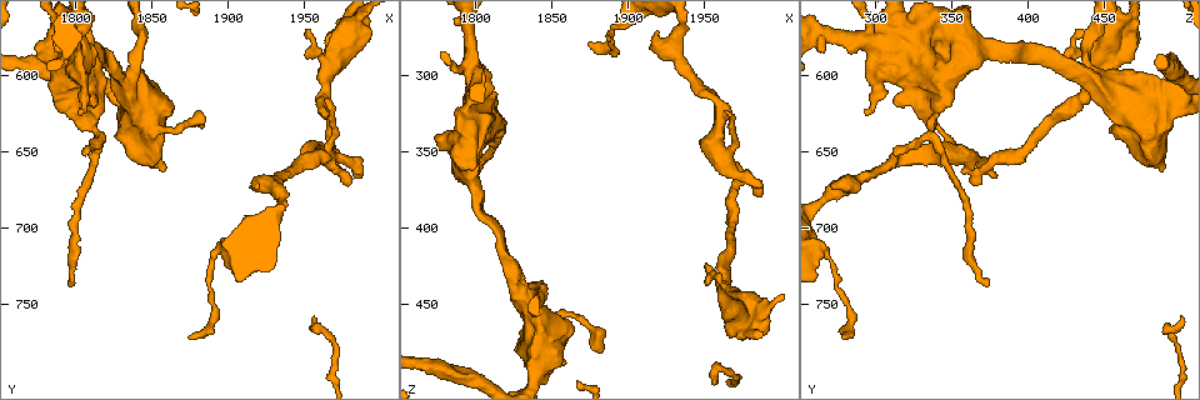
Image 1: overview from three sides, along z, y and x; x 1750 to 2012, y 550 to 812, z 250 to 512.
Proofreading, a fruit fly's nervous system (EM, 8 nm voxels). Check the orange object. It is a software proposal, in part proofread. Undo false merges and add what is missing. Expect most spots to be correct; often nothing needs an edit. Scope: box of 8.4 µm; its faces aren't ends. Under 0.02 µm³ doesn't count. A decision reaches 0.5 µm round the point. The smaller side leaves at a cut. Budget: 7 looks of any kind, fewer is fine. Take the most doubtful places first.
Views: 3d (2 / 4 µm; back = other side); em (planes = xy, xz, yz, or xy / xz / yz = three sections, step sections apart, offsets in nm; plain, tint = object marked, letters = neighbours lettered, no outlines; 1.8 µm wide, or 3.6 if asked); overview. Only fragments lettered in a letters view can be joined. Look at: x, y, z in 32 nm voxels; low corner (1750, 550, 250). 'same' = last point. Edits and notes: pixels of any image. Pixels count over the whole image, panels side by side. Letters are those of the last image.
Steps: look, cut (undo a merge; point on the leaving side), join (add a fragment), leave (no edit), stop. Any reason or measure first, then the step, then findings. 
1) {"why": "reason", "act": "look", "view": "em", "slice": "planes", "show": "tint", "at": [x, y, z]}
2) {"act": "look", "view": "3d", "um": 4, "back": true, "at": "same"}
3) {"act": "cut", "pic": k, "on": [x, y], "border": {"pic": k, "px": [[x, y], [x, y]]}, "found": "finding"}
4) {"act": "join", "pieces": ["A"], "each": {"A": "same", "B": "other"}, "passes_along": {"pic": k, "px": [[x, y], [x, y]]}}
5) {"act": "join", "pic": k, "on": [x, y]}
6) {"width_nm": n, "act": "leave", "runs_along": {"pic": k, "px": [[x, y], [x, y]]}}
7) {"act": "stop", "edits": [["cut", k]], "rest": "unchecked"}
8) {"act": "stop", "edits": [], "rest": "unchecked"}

{"why": "small branch off a trunk", "act": "look", "view": "3d", "um": 4, "at": [1800, 578, 304]}

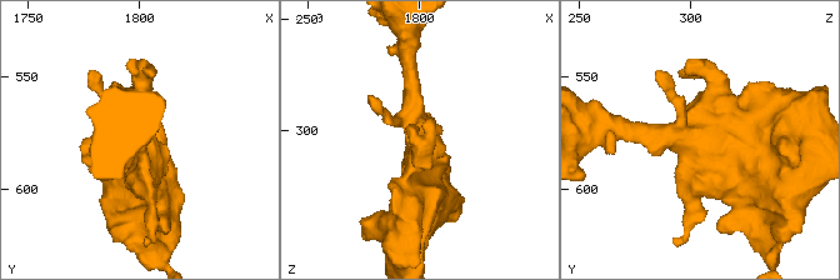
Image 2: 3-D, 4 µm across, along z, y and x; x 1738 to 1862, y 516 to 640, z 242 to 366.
{"why": "now the EM", "act": "look", "view": "em", "slice": "planes", "show": "letters", "at": "same"}

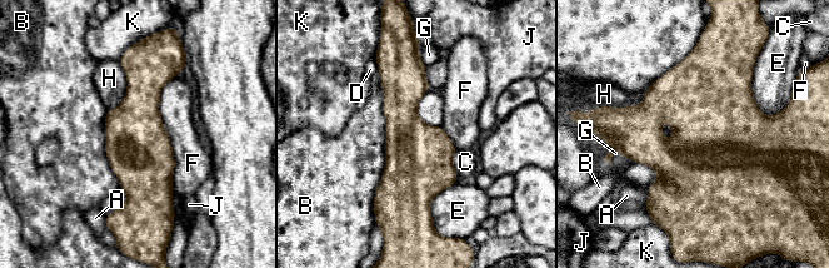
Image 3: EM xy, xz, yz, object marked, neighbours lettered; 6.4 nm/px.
{"act": "leave", "each": {"A": "other", "B": "other", "C": "other", "D": "other", "E": "other", "F": "other", "G": "other", "H": "other", "J": "other", "K": "other"}, "border": {"pic": 3, "px": [[429, 88], [417, 114], [440, 127]]}, "found": "one cell here"}

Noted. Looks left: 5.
{"why": "two arms in line, one across", "act": "look", "view": "em", "slice": "xz", "step": 8, "show": "tint", "at": [1832, 602, 442]}

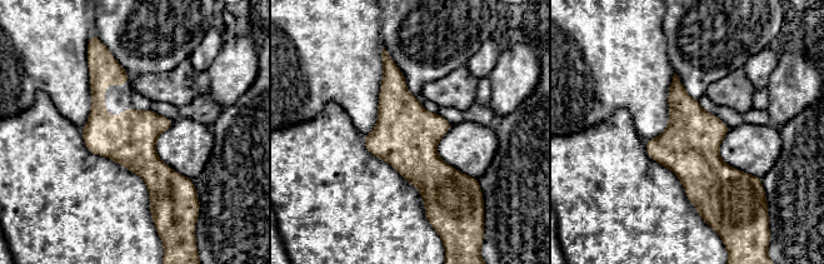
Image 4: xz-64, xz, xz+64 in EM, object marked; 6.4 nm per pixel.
{"act": "look", "view": "em", "slice": "xz", "step": 8, "show": "letters", "at": "same"}

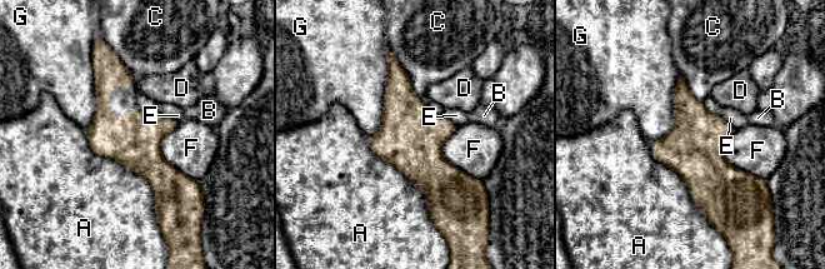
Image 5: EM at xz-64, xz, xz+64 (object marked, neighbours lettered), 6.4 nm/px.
{"longest_contact_nm": ["A", 700], "act": "leave", "each": {"A": "other", "B": "other", "C": "other", "D": "other", "E": "other", "F": "other", "G": "other"}, "found": "all the same cell"}

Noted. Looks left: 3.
{"why": "free end", "act": "look", "view": "3d", "um": 2, "at": [1918, 672, 272]}

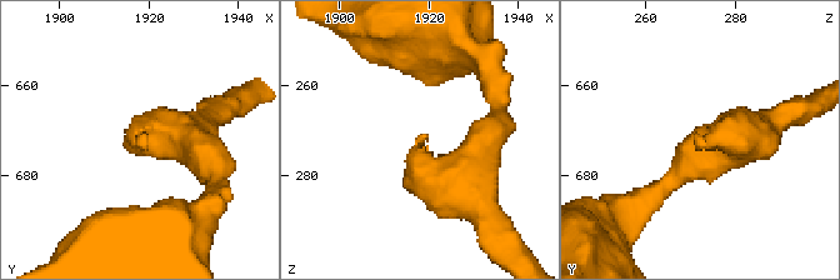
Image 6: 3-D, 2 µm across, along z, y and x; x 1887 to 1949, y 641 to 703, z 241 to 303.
{"arm_widths_nm": [180, 240], "why": "now the EM", "act": "look", "view": "em", "slice": "planes", "show": "letters", "at": [1919, 671, 270]}

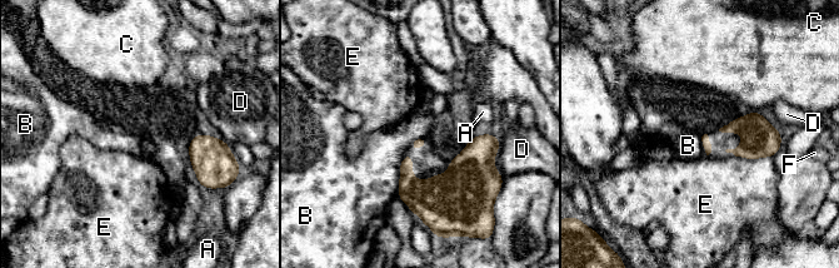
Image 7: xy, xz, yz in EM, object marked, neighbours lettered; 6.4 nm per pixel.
{"act": "leave", "each": {"A": "other", "B": "other", "C": "other", "D": "other", "E": "other", "F": "other"}, "border": {"pic": 7, "px": [[404, 157], [396, 190]]}, "found": "none of them fits"}

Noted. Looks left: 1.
{"act": "stop", "edits": [], "rest": "unchecked"}

